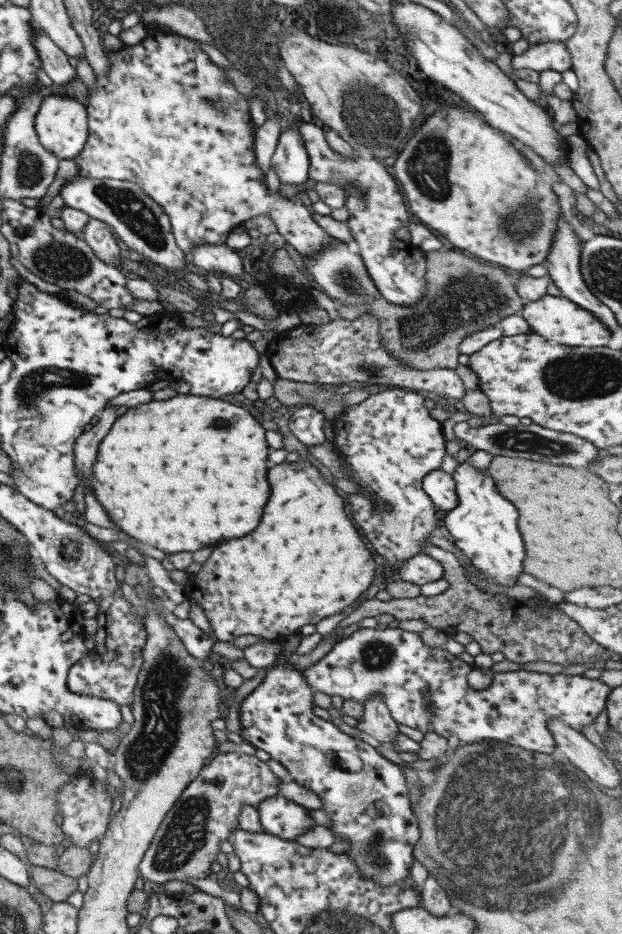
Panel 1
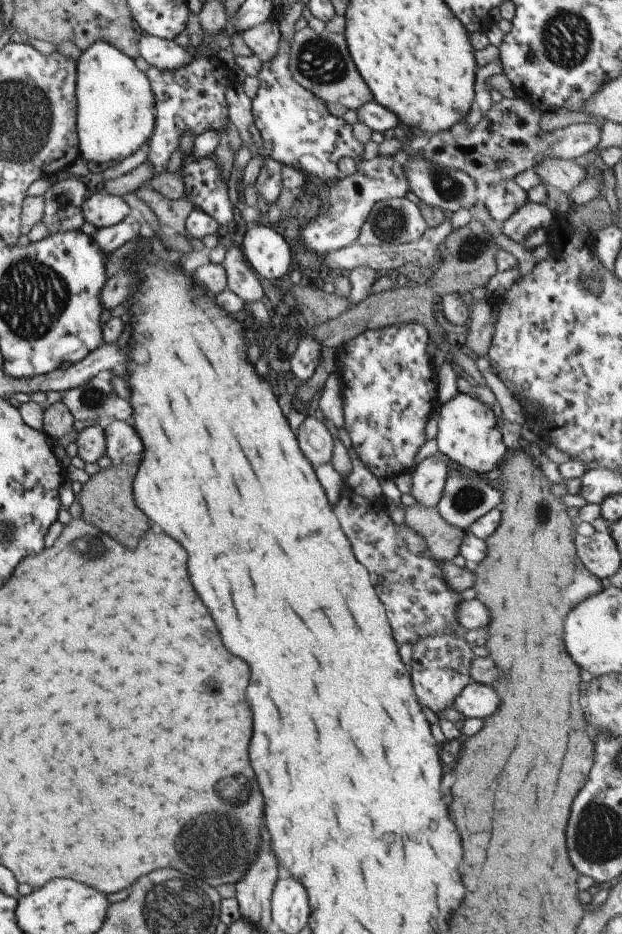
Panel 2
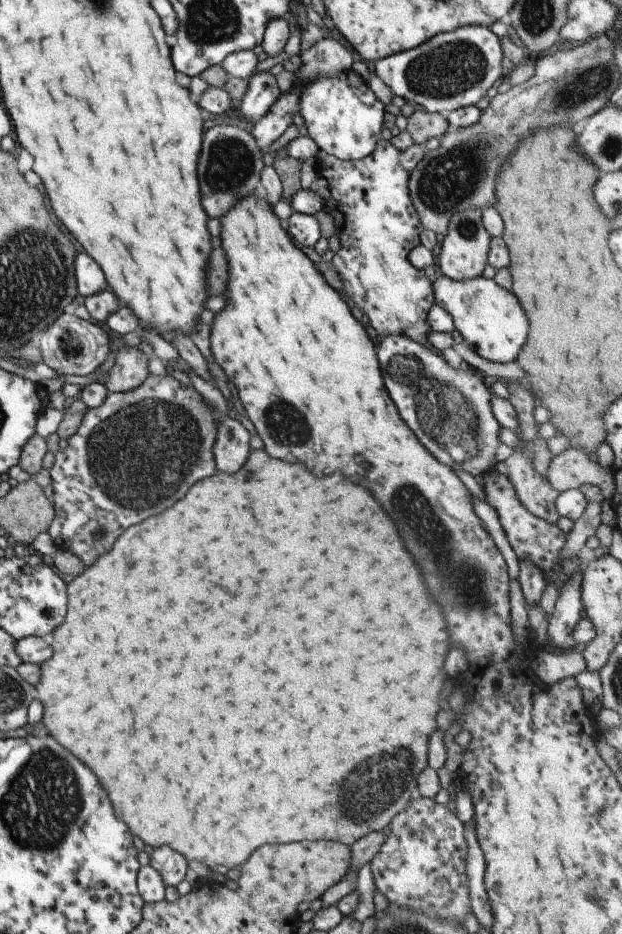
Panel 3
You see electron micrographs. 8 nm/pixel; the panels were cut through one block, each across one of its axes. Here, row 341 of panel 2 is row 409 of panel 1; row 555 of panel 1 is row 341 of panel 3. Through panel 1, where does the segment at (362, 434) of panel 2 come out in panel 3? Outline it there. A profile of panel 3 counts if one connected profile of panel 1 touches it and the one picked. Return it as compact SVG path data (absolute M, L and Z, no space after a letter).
M389 334L377 340L376 360L385 391L397 410L398 418L411 430L417 441L439 463L449 469L467 472L475 480L483 479L502 463L495 460L499 446L499 426L491 413L490 390L472 371L463 372L451 368L442 354L427 345L417 343L404 335Z

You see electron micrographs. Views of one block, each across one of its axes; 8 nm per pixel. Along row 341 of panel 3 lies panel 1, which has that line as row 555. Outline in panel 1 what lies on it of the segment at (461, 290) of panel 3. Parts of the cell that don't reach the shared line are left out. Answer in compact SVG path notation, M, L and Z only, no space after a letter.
M467 460L458 464L451 476L455 484L457 504L453 510L449 510L445 515L443 526L453 537L455 542L452 544L469 559L471 566L475 566L479 570L479 574L483 576L485 581L497 586L512 587L515 585L517 576L521 574L521 568L523 568L521 562L525 558L523 542L521 542L521 536L519 536L517 526L515 526L515 520L517 520L515 508L497 494L495 486L493 486L493 480L491 480L488 472L481 472L481 470L473 468L473 466L469 466Z

